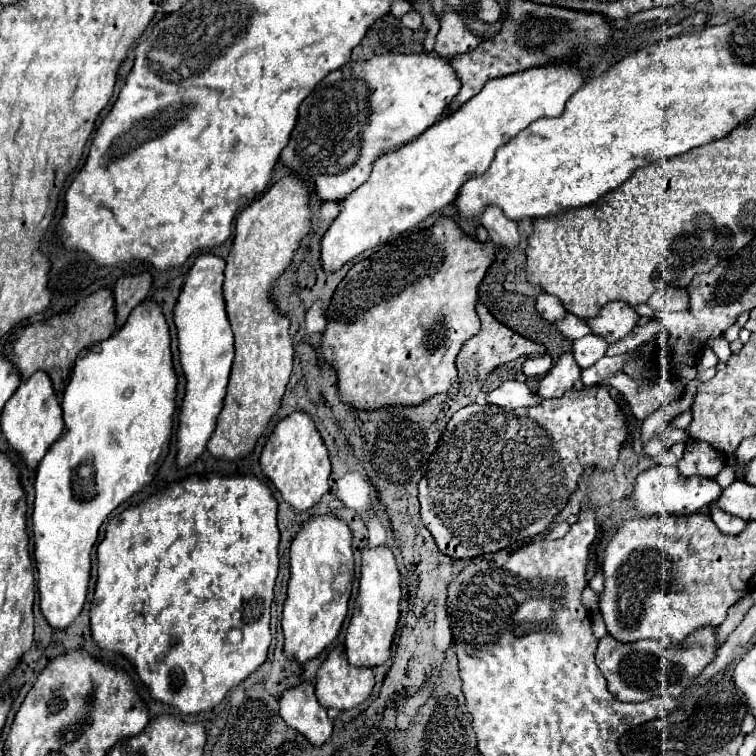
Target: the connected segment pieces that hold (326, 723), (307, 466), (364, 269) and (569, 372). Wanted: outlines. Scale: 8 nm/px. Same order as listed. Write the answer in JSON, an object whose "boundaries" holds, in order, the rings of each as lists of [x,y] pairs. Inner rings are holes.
{"boundaries":[[[[304,681],[280,695],[280,715],[312,745],[322,745],[332,735],[332,721],[314,695],[314,685]]],[[[294,411],[276,423],[262,449],[260,465],[264,475],[276,485],[276,489],[294,507],[294,511],[310,509],[328,491],[328,477],[332,471],[330,457],[316,429],[316,423],[308,413]]],[[[440,215],[432,227],[402,235],[380,247],[372,257],[356,261],[334,291],[322,337],[324,357],[338,373],[340,397],[356,409],[372,411],[384,405],[418,405],[432,395],[448,391],[458,379],[454,359],[460,347],[480,331],[480,319],[474,309],[478,285],[498,249],[492,239],[474,239],[450,217]]],[[[564,353],[558,363],[540,379],[538,385],[538,395],[542,399],[554,399],[564,395],[568,389],[574,387],[574,383],[580,379],[580,365],[576,363],[573,354]]]]}

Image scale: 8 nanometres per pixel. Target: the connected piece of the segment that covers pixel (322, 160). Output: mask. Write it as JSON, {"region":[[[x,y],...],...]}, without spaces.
{"region":[[[388,53],[388,55],[376,55],[376,57],[368,59],[368,61],[354,61],[354,63],[348,63],[348,65],[344,65],[342,69],[332,71],[330,77],[324,77],[324,79],[318,83],[318,87],[302,101],[302,105],[300,105],[300,115],[298,115],[298,123],[296,123],[296,127],[294,127],[294,131],[292,131],[290,143],[288,143],[286,149],[282,151],[280,161],[282,161],[286,167],[290,167],[296,175],[314,181],[316,191],[318,191],[318,195],[320,195],[322,201],[346,199],[354,189],[358,189],[358,187],[368,179],[368,175],[370,175],[370,171],[372,171],[372,163],[374,163],[380,155],[390,153],[390,151],[394,151],[394,149],[406,145],[406,143],[410,143],[412,139],[416,139],[418,135],[422,135],[428,127],[432,127],[436,121],[440,121],[440,119],[444,117],[444,113],[448,111],[448,105],[452,103],[452,99],[458,95],[460,85],[462,85],[462,83],[460,83],[460,77],[458,77],[456,69],[450,65],[448,59],[444,59],[444,57],[436,55],[436,53],[420,53],[420,55],[396,55],[396,53]]]}

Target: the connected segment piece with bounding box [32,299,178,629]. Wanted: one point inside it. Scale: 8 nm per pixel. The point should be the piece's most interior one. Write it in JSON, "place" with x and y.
{"place":[119,406]}

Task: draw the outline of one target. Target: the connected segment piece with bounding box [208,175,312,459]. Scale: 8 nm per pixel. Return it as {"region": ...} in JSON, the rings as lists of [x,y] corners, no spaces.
{"region":[[[288,175],[274,183],[236,219],[236,235],[226,259],[222,285],[226,315],[234,331],[236,357],[232,363],[224,405],[218,415],[214,435],[208,441],[208,451],[214,457],[246,457],[264,433],[270,417],[280,409],[280,399],[292,375],[294,347],[288,333],[290,319],[278,313],[278,307],[272,301],[272,287],[290,267],[296,249],[310,233],[310,197],[312,191],[308,183]]]}

